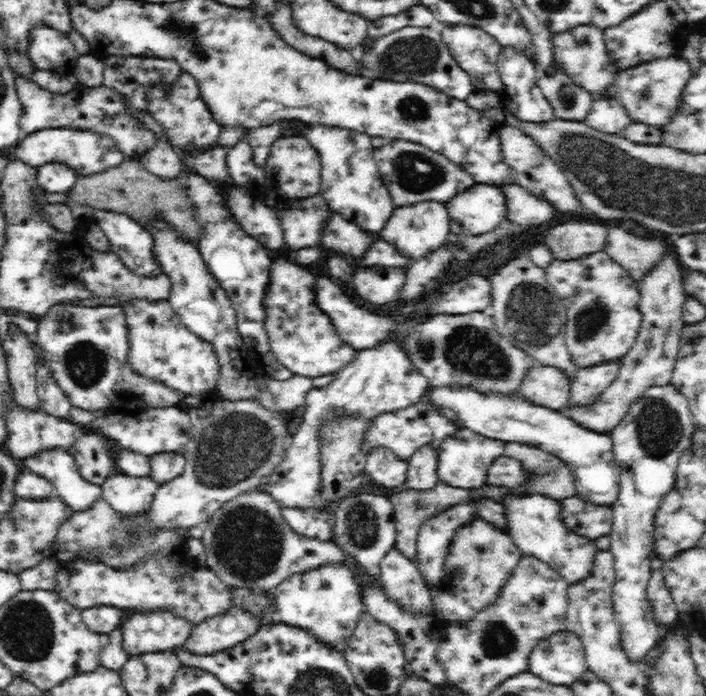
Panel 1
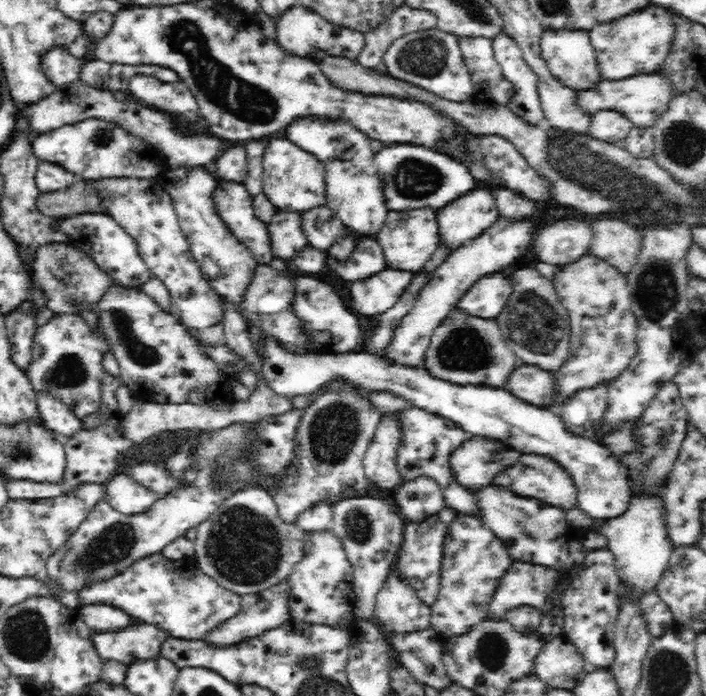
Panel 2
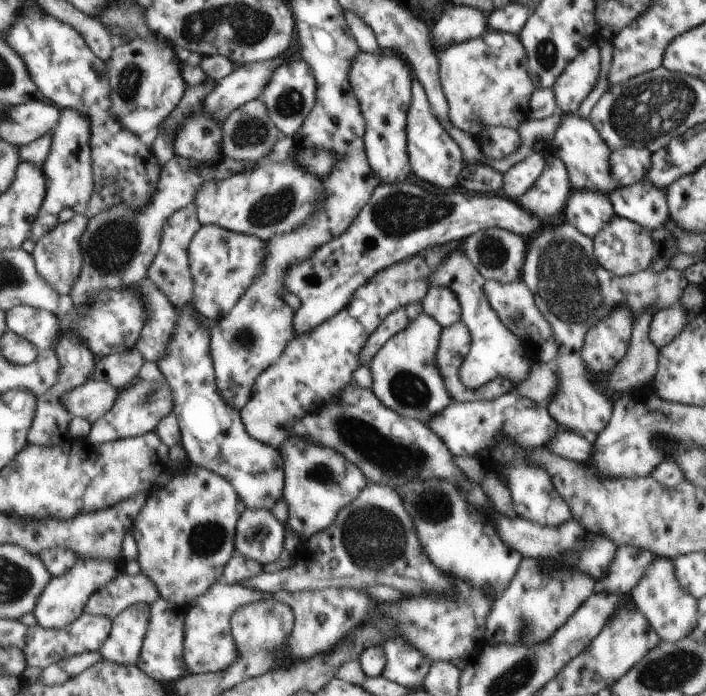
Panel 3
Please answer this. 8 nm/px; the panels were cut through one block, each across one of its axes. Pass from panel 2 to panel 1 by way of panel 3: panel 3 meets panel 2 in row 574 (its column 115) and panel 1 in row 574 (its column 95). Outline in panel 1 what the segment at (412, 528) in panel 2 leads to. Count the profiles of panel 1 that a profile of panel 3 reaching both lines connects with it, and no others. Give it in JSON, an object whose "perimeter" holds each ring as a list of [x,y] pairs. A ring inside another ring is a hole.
{"perimeter":[[[460,503],[422,523],[417,532],[418,558],[414,562],[427,584],[436,586],[441,580],[456,531],[478,518],[478,509],[478,503]]]}

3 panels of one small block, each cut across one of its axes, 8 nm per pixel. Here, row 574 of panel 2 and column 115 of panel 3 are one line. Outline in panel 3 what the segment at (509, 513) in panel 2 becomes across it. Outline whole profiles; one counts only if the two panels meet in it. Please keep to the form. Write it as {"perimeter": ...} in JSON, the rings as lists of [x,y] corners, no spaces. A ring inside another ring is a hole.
{"perimeter":[[[79,558],[77,564],[63,576],[53,577],[51,582],[40,594],[33,615],[37,624],[46,629],[60,629],[68,627],[84,613],[85,603],[89,597],[113,580],[120,571],[120,563],[115,561],[98,561],[95,559]]]}

